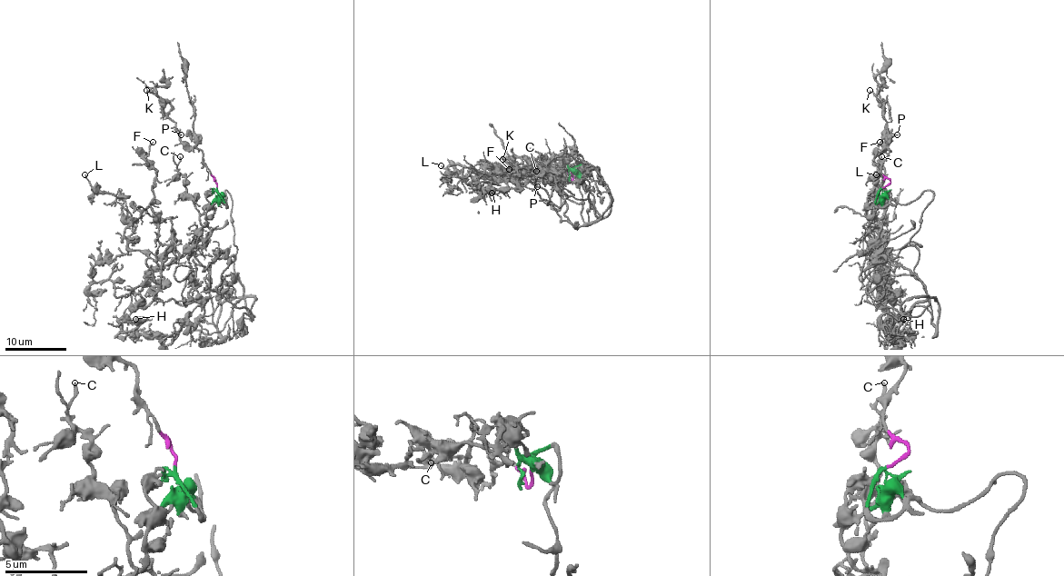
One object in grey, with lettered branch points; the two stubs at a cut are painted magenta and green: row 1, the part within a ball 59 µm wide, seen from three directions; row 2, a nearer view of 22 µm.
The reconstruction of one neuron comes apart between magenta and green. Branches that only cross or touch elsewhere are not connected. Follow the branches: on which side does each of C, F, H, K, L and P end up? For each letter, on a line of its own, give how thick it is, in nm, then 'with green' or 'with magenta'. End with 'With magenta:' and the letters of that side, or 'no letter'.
C: 200 nm | with green
F: 130 nm | with green
H: 150 nm | with green
K: 130 nm | with magenta
L: 110 nm | with green
P: 130 nm | with magenta
With magenta: K, P

